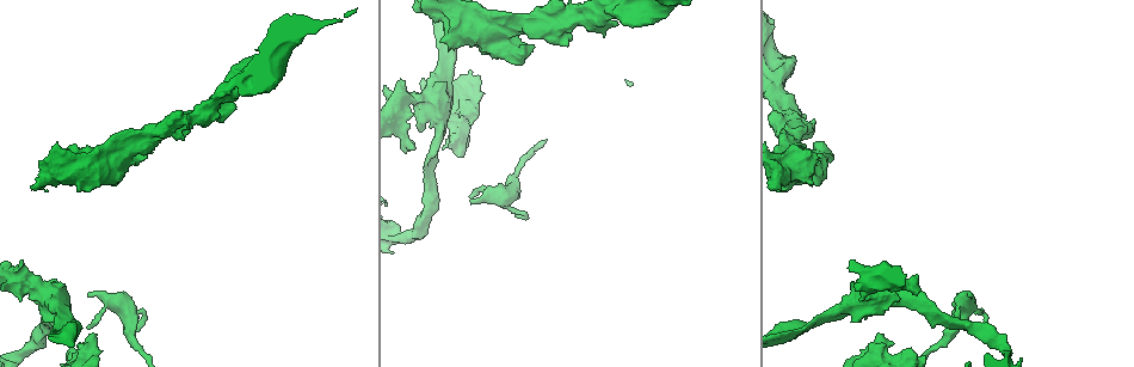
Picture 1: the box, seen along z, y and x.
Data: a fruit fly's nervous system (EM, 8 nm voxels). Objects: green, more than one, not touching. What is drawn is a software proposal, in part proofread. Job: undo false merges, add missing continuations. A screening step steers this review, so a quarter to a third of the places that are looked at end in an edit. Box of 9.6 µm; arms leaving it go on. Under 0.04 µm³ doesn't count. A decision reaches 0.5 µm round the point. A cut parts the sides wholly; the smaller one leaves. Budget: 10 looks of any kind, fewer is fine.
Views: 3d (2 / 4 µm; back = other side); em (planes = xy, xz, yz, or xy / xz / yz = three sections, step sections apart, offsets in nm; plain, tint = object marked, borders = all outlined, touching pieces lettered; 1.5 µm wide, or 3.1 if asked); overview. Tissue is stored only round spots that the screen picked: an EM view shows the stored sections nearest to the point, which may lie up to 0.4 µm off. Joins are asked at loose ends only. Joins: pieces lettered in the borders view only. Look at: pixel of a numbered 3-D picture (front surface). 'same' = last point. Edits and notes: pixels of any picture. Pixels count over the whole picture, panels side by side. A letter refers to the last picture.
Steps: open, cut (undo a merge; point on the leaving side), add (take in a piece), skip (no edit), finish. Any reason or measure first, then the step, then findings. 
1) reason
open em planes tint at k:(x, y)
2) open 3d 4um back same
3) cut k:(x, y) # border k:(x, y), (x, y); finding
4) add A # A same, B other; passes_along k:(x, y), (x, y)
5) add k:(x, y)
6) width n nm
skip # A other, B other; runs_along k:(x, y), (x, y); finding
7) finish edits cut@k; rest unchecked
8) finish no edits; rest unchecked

arms part here
open 3d 4um at 1:(543, 24)

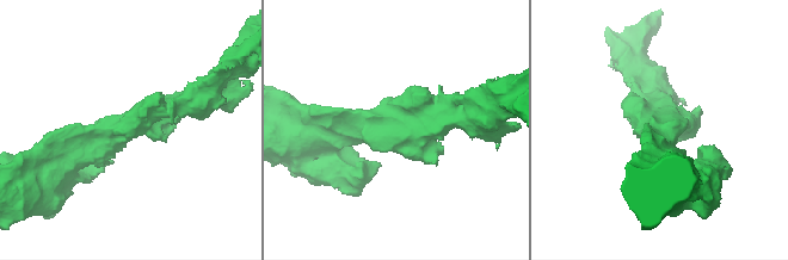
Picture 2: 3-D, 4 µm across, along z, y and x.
need the tissue
open em planes borders at 2:(122, 130)

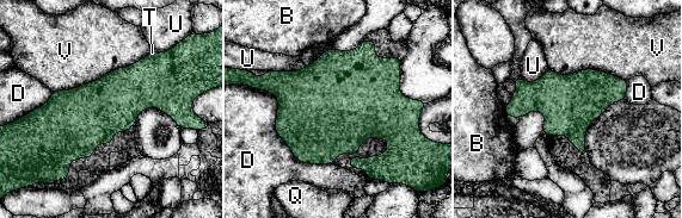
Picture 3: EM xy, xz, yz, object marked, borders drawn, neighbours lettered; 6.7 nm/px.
skip # B other, D other, Q other, T other, U other, V other; border 3:(547, 68), (535, 81), (520, 78); all the same neuron

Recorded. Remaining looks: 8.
thick end
open em xz step 4 borders at 1:(479, 89)

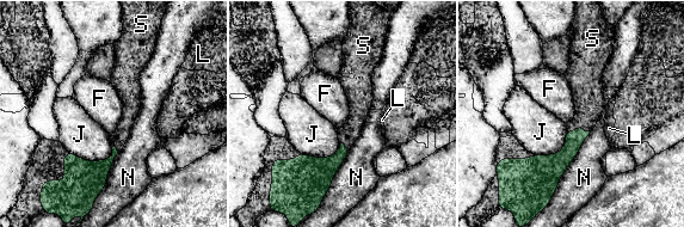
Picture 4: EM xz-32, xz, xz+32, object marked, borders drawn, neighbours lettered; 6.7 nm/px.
add S # F other, J other, L other, N other, S same; passes_along 4:(574, 140), (579, 126), (587, 90); it goes on there

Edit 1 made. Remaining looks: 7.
calibre changes
open em planes borders at 1:(798, 328)

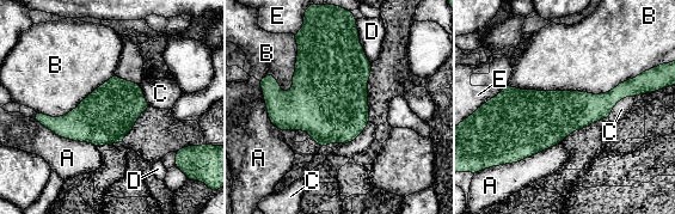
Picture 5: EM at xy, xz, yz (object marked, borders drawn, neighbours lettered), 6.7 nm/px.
skip # A other, B other, C other, D other, E other; border 5:(643, 72), (601, 93), (508, 85); continuous, no second neuron

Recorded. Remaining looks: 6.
finish edits add@4; rest unchecked

